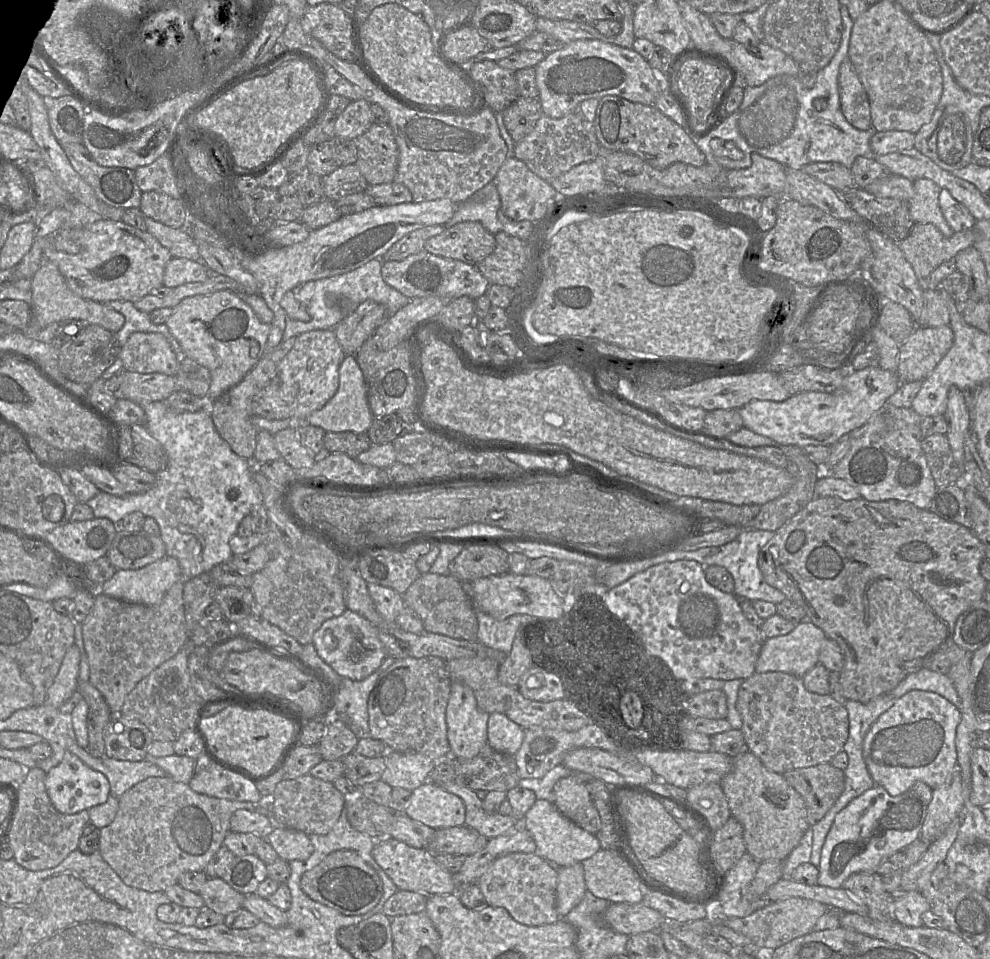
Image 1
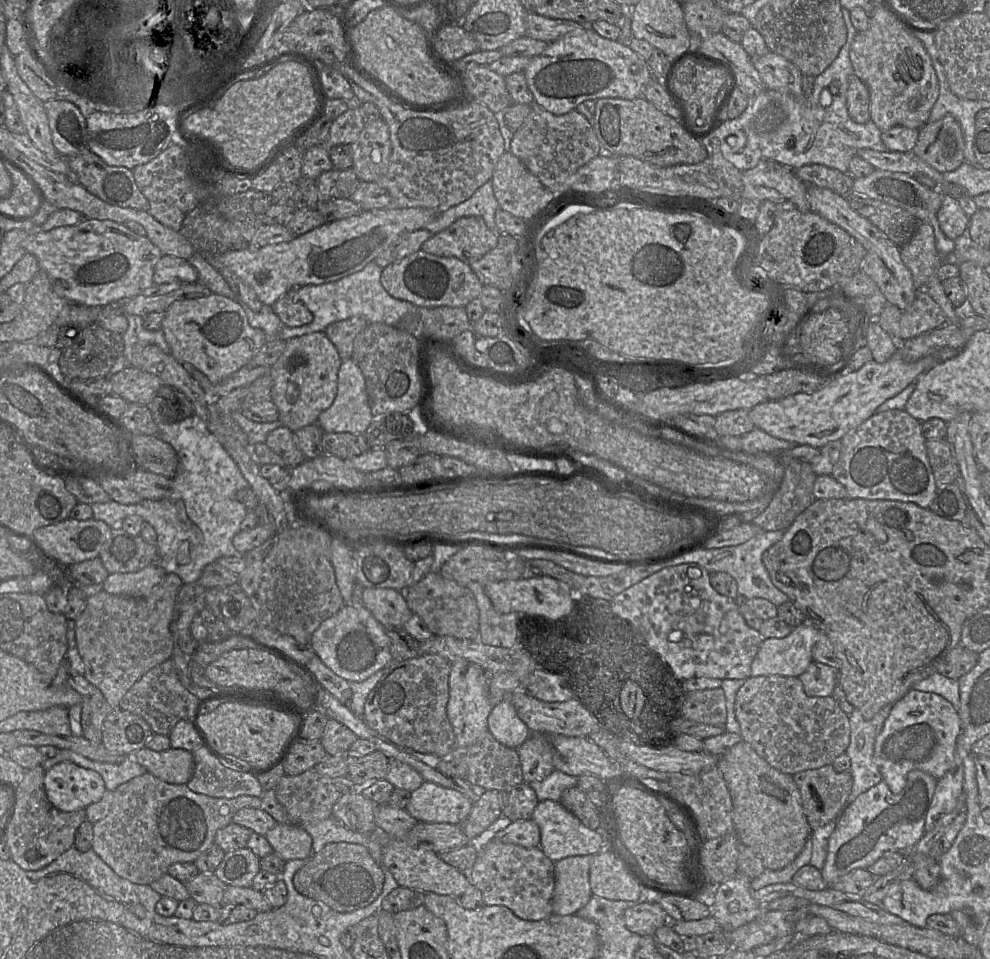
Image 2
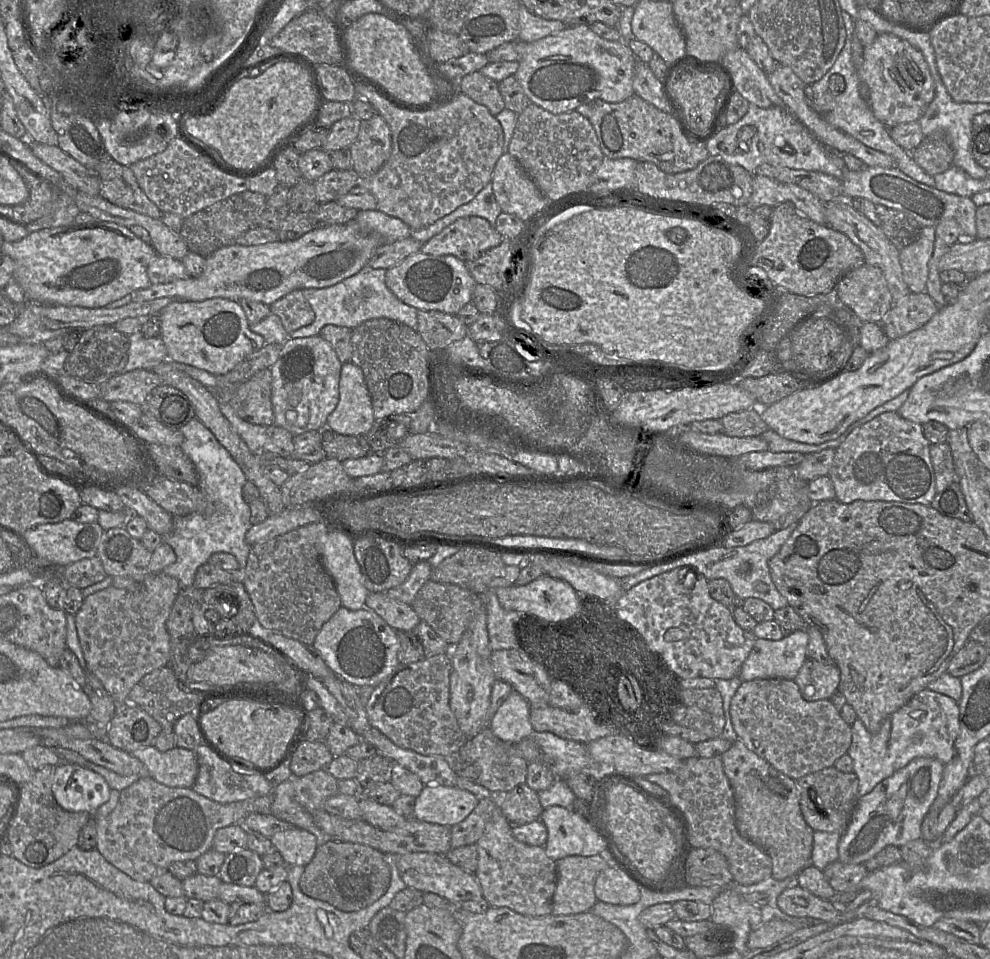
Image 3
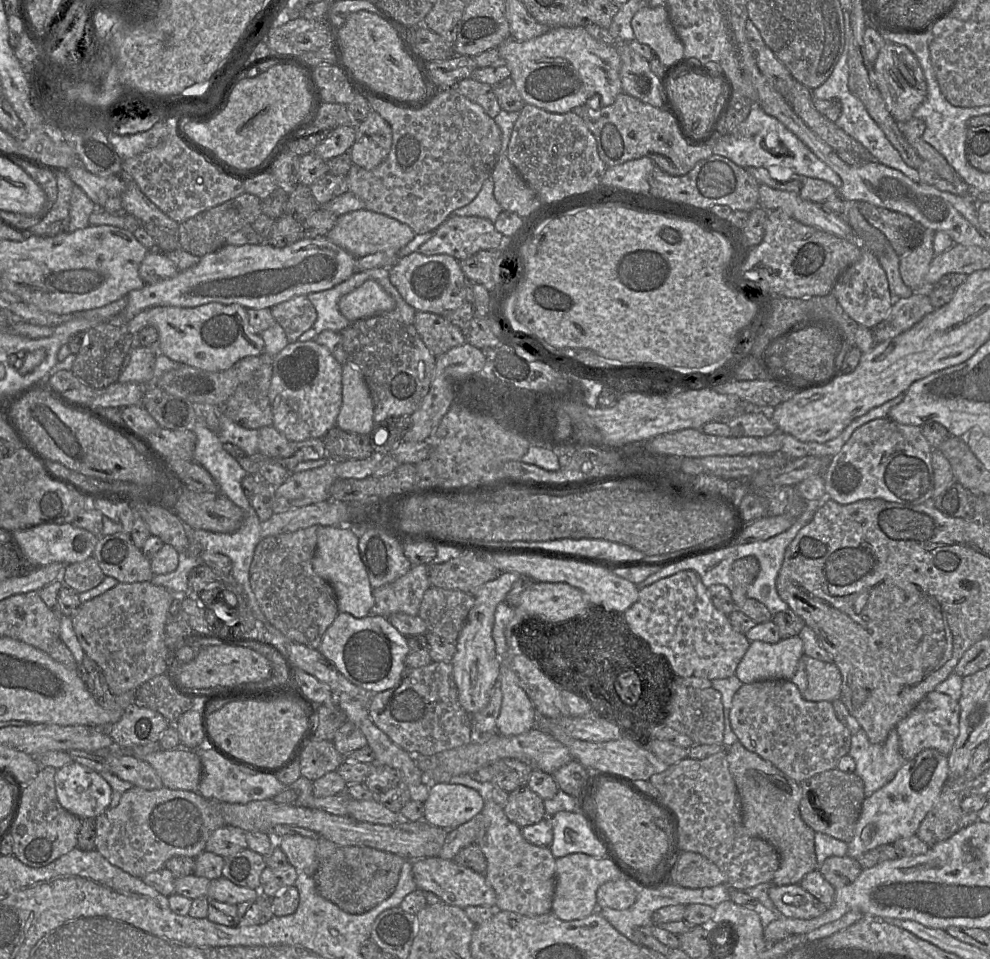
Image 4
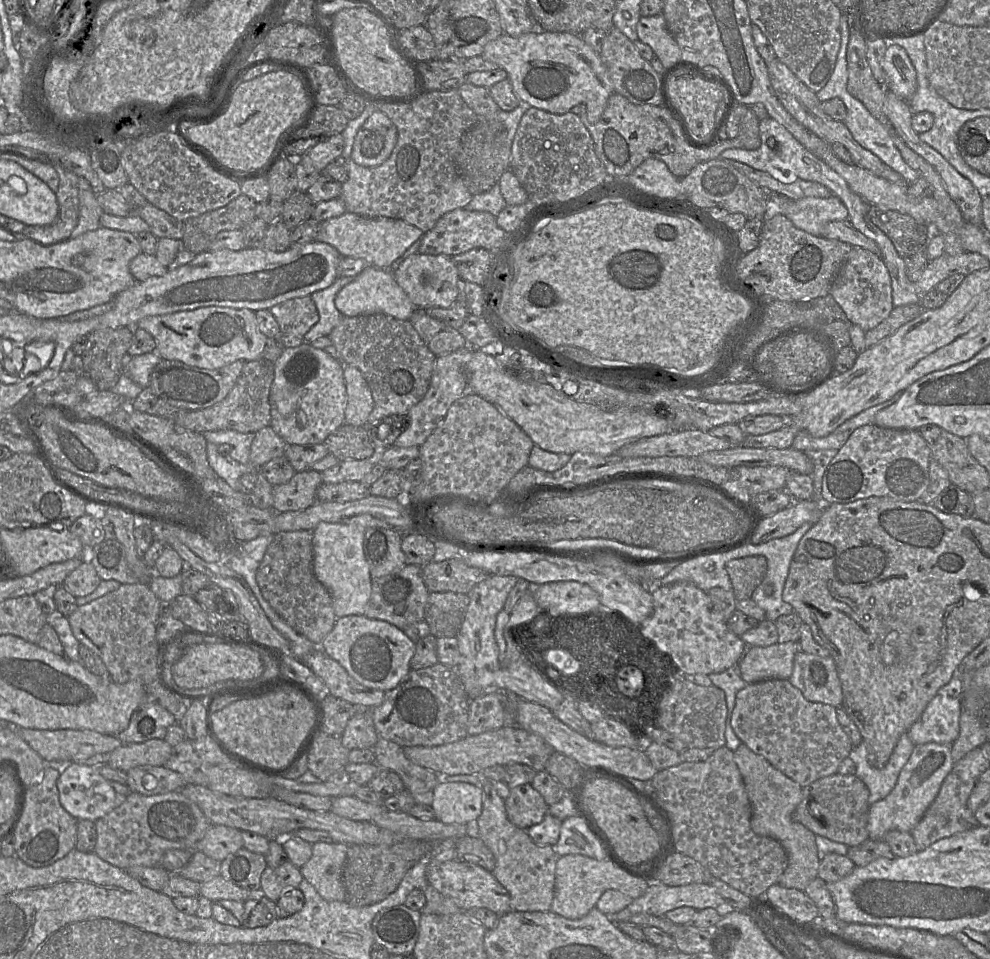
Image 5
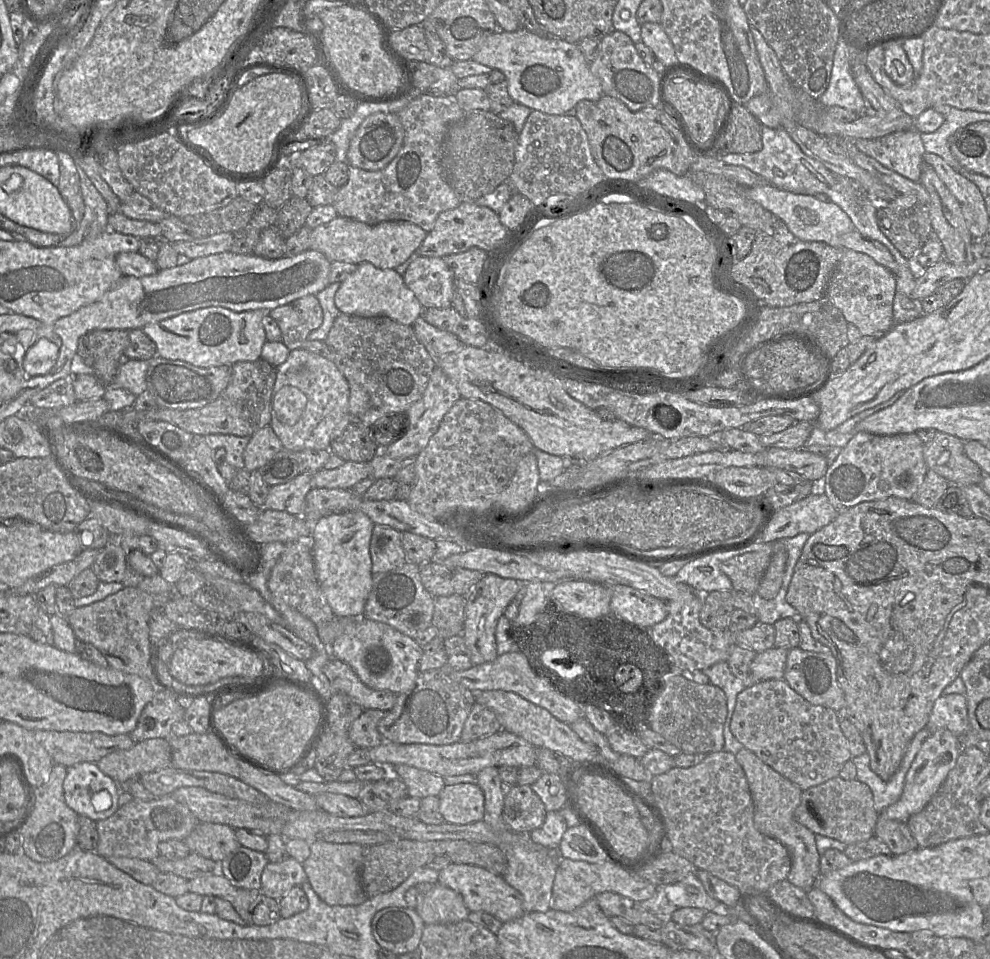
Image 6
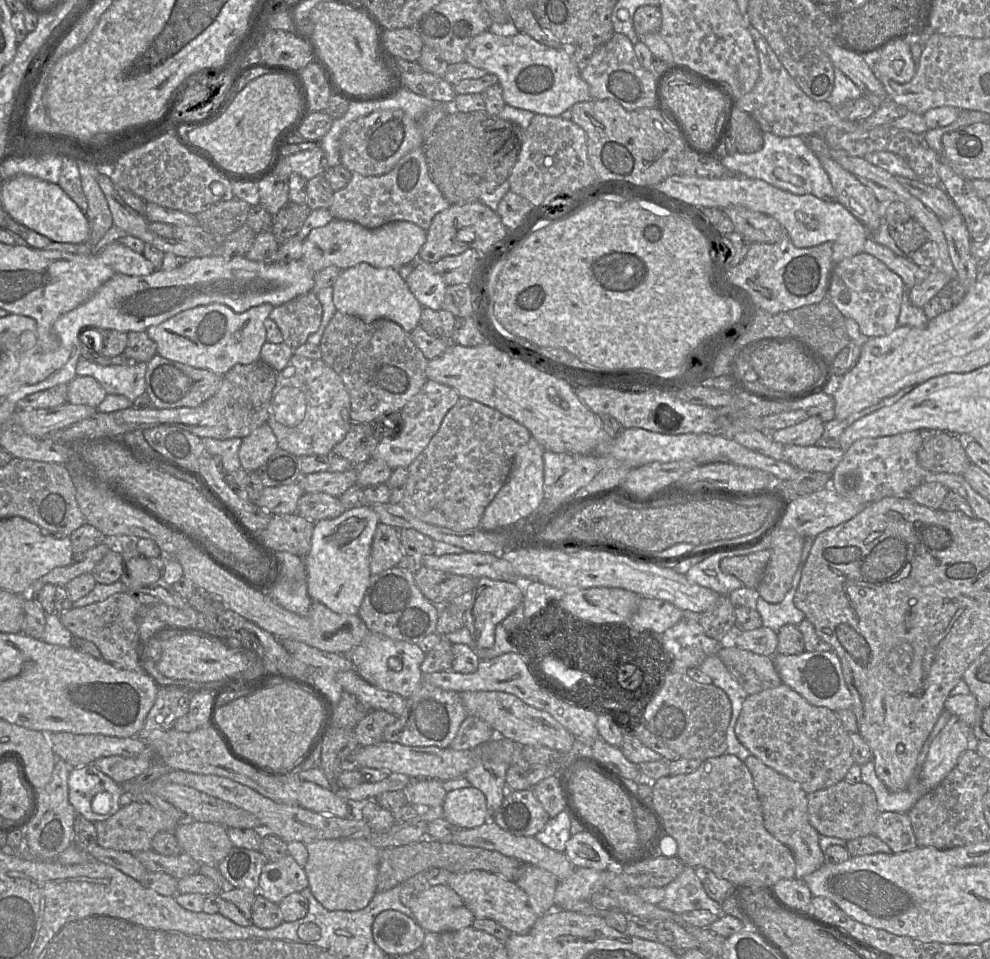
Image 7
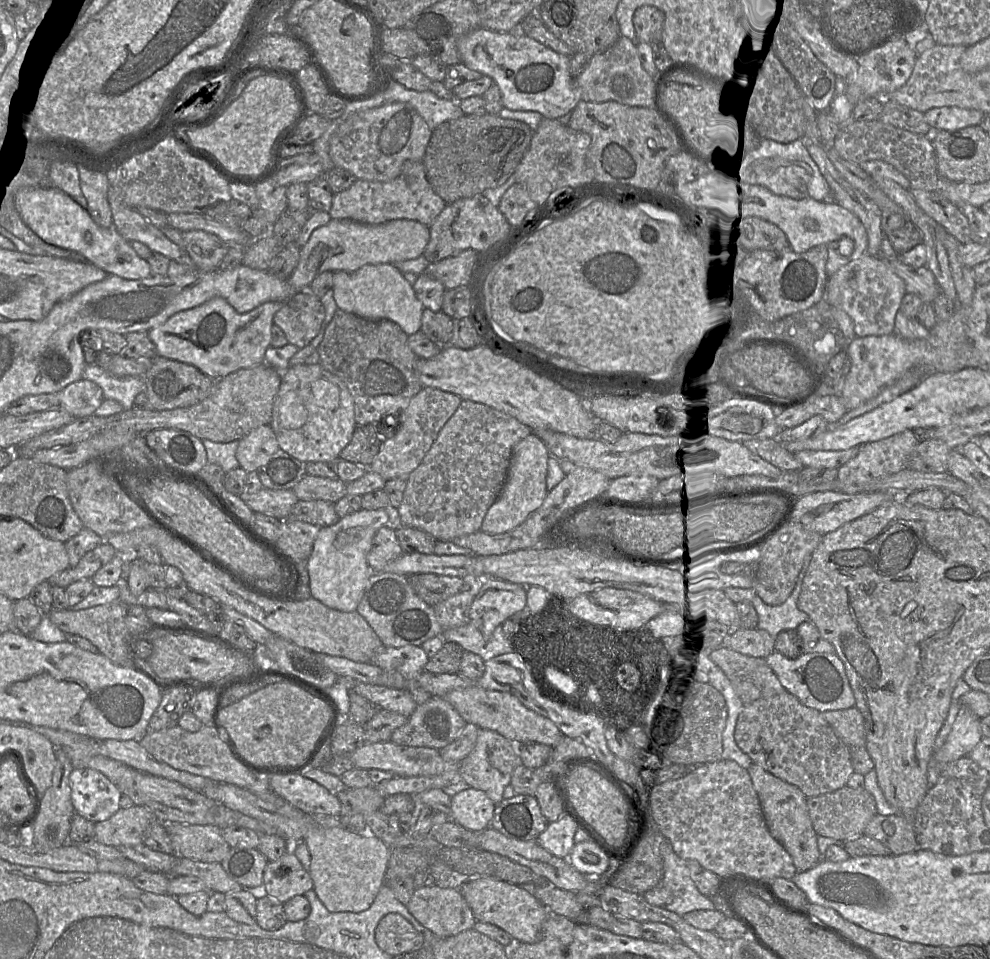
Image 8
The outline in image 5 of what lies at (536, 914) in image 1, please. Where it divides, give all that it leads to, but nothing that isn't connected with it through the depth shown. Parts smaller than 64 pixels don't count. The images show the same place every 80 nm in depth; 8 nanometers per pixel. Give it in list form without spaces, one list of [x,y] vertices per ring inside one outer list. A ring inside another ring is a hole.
[[[483,779],[483,807],[480,816],[472,826],[468,826],[468,835],[480,838],[492,851],[496,865],[492,874],[508,891],[510,897],[510,910],[522,912],[546,912],[550,911],[555,889],[555,871],[559,856],[553,851],[552,845],[537,845],[523,830],[507,817],[505,810],[505,800],[501,798],[495,787],[495,780]]]

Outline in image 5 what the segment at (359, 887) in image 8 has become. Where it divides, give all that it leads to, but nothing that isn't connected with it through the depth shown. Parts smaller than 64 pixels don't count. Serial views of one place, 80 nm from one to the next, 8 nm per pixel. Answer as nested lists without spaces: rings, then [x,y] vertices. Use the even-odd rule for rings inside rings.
[[[317,842],[312,845],[312,856],[300,871],[327,901],[347,901],[343,870],[349,845],[344,843]]]

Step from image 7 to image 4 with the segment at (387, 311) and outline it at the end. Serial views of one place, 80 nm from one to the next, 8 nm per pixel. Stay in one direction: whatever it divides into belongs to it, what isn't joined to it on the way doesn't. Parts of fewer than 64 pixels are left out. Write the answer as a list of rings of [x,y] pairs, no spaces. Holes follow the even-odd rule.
[[[366,280],[338,302],[339,311],[351,322],[373,316],[377,312],[390,311],[394,307],[394,299],[375,280]]]

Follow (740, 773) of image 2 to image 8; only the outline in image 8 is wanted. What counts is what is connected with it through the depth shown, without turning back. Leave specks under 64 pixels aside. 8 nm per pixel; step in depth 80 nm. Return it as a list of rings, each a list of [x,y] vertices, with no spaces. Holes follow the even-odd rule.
[[[752,762],[748,772],[758,794],[768,829],[790,854],[797,872],[805,872],[815,867],[821,861],[821,855],[817,842],[818,834],[809,816],[807,797],[797,786],[774,776],[757,763]]]

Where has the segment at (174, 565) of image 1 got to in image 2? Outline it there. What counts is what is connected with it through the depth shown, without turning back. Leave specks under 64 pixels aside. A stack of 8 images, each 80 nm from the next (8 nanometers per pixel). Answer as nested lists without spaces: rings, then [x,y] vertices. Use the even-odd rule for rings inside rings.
[[[158,556],[158,561],[151,563],[137,572],[109,574],[103,582],[103,591],[120,596],[146,597],[152,592],[153,588],[163,580],[165,575],[166,572],[160,565]]]

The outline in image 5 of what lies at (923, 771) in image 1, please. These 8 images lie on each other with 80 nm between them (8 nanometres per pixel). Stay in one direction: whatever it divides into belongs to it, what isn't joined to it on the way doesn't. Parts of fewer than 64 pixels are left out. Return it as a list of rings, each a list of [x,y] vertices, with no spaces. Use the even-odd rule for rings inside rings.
[[[937,694],[907,735],[915,746],[930,742],[951,745],[959,736],[960,715],[960,698]]]

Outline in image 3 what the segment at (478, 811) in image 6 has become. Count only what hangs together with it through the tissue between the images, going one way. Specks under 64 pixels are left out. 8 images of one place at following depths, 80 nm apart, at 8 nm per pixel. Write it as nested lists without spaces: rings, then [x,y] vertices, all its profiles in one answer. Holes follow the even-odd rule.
[[[425,785],[416,797],[413,818],[452,827],[462,822],[478,802],[474,794],[457,786]]]

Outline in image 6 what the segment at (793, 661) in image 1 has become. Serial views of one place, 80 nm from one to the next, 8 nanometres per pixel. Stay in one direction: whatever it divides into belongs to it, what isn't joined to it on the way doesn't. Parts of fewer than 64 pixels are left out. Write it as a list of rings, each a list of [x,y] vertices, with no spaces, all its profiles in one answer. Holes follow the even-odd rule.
[[[772,647],[762,652],[756,652],[750,665],[750,674],[744,687],[764,680],[783,679],[788,649]]]

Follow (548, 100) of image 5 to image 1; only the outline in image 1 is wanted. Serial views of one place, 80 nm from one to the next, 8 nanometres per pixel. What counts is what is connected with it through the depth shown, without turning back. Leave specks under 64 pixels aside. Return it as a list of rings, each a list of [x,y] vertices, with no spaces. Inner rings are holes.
[[[594,39],[575,40],[565,44],[561,49],[546,54],[534,68],[542,114],[554,119],[576,111],[584,100],[601,99],[604,96],[619,96],[633,103],[654,105],[657,94],[663,89],[662,78],[652,69],[648,60],[639,53],[633,49]]]

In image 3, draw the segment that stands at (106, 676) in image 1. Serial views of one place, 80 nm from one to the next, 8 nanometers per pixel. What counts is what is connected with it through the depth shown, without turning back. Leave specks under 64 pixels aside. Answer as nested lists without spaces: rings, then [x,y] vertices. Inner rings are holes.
[[[148,574],[143,581],[128,588],[110,586],[86,598],[74,615],[77,635],[86,662],[91,671],[111,694],[116,703],[125,704],[132,688],[148,673],[170,664],[170,635],[166,622],[181,586],[172,576]]]

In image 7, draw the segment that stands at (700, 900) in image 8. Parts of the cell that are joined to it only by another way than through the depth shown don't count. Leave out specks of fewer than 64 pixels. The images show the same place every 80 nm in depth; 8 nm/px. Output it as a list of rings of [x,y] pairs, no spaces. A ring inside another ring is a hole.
[[[686,865],[684,871],[664,887],[665,897],[657,904],[661,909],[676,914],[687,911],[706,909],[721,915],[721,904],[711,899],[704,890],[700,879],[694,872],[694,867]]]

